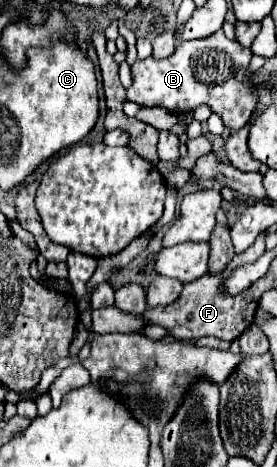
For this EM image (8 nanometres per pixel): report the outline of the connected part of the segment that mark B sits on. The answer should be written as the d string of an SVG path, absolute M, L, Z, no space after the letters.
M222 30L202 40L180 42L168 58L154 60L150 56L132 64L132 84L126 88L126 100L166 110L194 110L206 102L206 94L214 94L214 98L218 94L218 110L224 110L224 126L240 130L248 124L258 104L254 74L248 70L250 58L252 50L240 46L236 40L228 40Z

